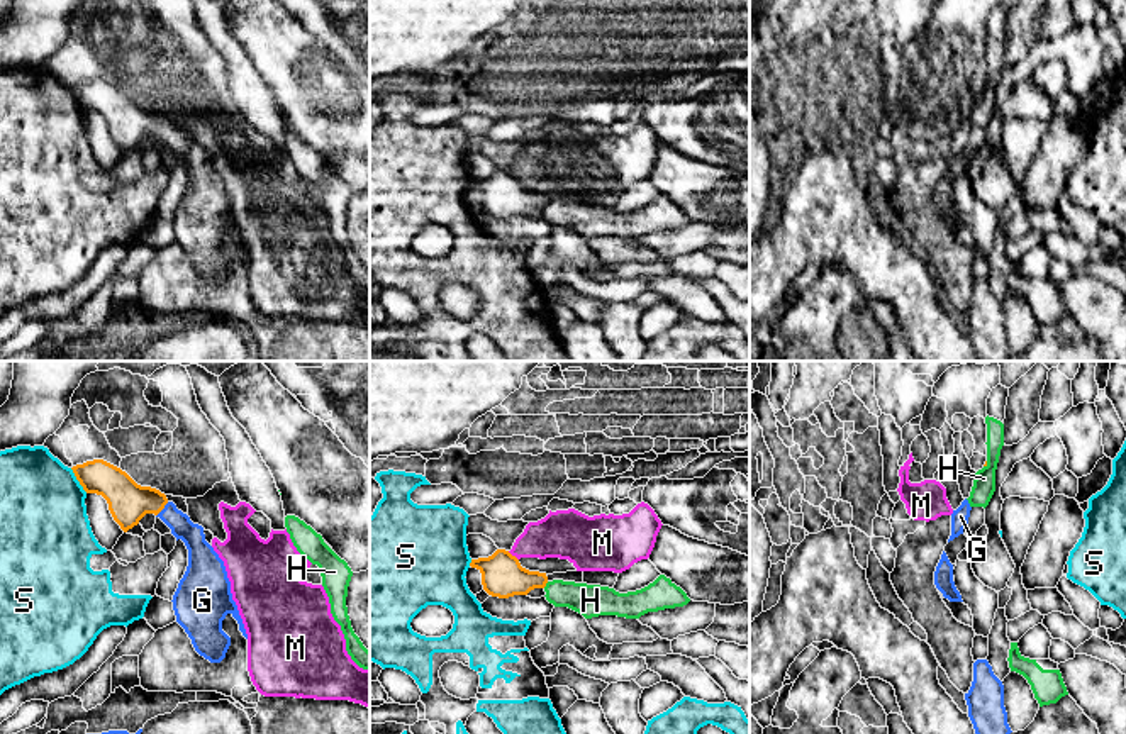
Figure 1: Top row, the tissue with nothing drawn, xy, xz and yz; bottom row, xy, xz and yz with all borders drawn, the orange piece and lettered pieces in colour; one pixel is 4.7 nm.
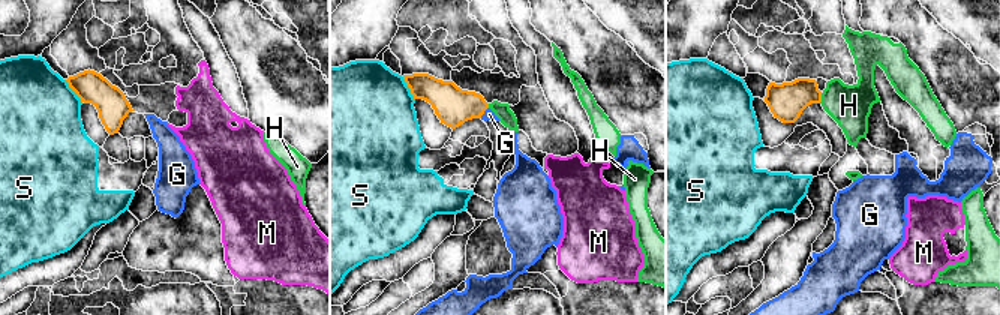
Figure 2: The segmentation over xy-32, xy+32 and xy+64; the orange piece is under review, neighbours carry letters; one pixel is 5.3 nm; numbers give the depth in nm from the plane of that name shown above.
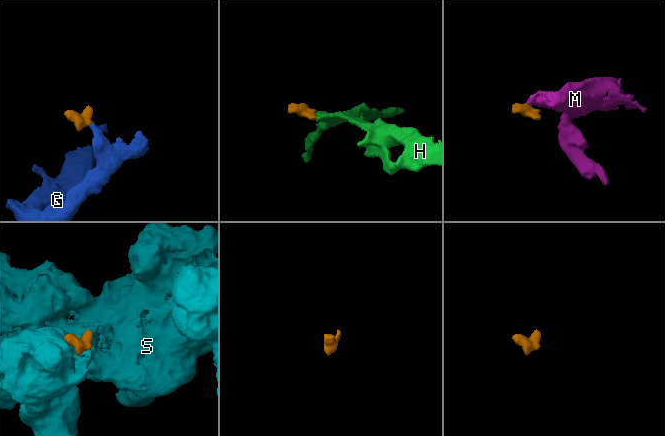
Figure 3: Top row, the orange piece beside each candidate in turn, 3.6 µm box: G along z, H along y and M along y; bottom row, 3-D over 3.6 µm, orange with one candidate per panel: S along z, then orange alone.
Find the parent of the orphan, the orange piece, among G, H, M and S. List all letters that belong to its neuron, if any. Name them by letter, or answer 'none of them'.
G

